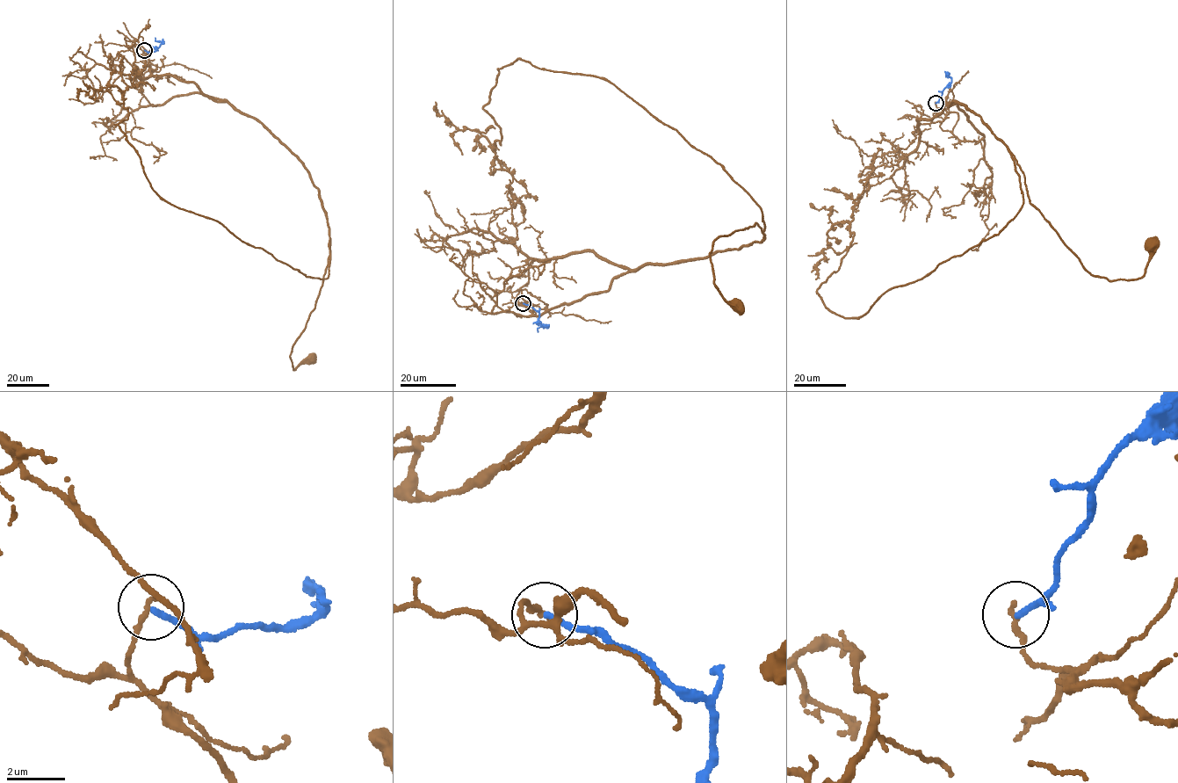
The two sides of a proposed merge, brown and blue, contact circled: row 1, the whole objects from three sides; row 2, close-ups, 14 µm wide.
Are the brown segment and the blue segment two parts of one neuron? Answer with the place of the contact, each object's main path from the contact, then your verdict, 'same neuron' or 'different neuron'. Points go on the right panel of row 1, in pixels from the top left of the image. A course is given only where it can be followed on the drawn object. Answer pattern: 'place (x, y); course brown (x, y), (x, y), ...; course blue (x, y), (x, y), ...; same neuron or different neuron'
place (935, 103); course brown (935, 103), (957, 113), (960, 140), (983, 134), (946, 102), (981, 118), (1094, 275), (1140, 279), (1149, 246); course blue (935, 103), (951, 79), (947, 77), (948, 73); different neuron

